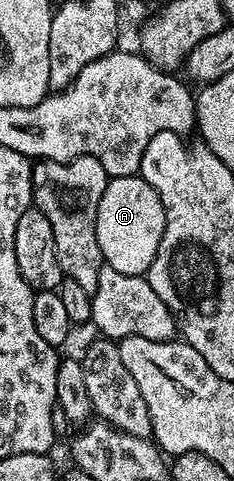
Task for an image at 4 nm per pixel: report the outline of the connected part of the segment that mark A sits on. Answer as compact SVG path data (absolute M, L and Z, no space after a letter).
M137 174L109 179L107 188L103 188L103 200L99 200L99 216L95 216L95 236L99 236L99 252L104 265L127 276L148 275L155 260L155 252L159 252L159 240L163 240L164 227L163 200L159 200L159 192L155 192L155 188L147 184L147 180Z

